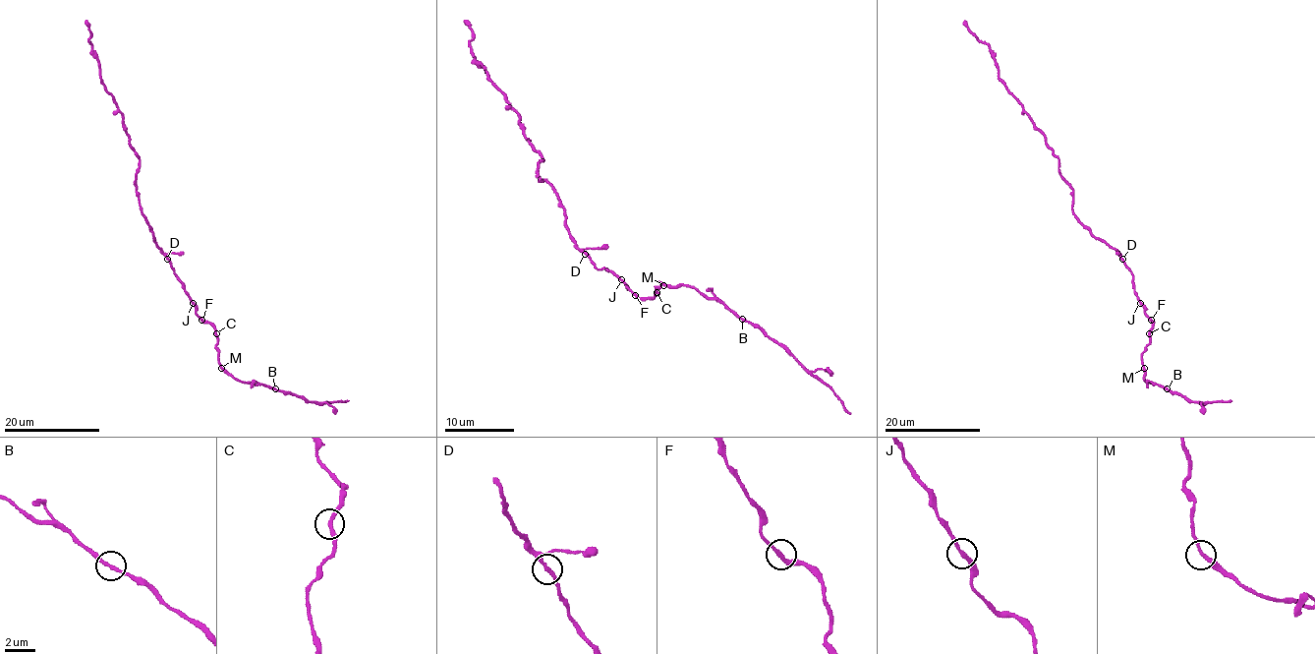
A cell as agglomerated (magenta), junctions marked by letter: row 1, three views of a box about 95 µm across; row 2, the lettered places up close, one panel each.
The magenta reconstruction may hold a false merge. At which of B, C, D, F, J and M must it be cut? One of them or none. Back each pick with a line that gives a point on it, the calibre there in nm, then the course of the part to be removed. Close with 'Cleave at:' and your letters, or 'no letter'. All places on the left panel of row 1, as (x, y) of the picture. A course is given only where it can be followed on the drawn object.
B: (275, 388) | 240 nm | (274, 388), (291, 391), (309, 401), (348, 400)
Cleave at: B

